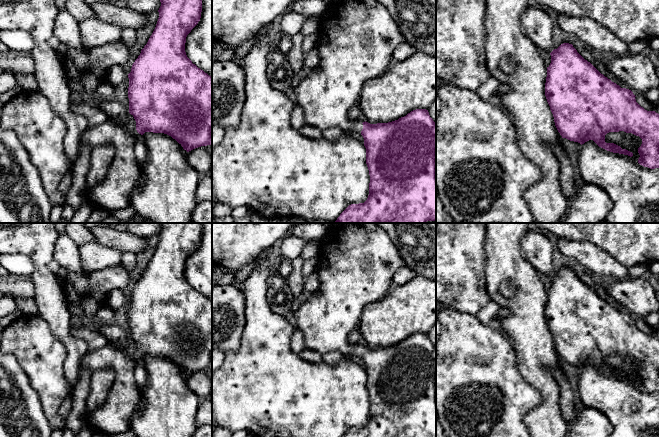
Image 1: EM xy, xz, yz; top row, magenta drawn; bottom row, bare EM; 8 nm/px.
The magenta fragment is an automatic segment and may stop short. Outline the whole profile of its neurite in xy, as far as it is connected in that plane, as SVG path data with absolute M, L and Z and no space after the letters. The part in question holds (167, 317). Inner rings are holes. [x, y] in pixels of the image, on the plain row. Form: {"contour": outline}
{"contour": "M202 223L159 224L161 230L156 251L128 298L129 337L136 345L139 358L167 358L189 376L212 368L212 301L193 288L185 276L186 261L201 242Z"}

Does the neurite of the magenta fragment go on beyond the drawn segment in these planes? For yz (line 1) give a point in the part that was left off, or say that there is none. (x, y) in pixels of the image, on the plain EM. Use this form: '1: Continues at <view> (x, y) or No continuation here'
1: No continuation here

